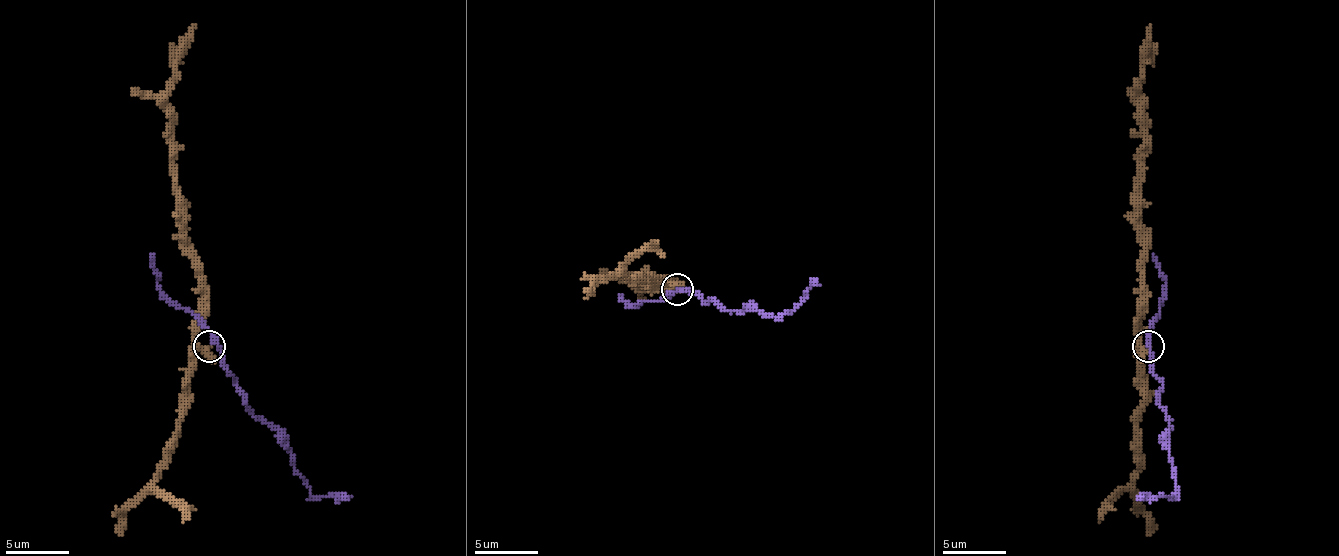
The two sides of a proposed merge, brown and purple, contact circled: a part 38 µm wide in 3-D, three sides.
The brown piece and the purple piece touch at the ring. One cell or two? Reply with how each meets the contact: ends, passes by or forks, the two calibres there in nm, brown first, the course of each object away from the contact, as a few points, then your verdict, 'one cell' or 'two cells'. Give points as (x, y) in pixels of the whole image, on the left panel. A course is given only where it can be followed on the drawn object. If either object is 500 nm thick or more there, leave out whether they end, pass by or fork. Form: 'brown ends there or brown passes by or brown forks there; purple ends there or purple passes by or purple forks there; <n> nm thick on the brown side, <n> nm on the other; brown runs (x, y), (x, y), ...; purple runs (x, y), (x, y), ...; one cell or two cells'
brown passes by; purple passes by; 300 nm thick on the brown side, 280 nm on the other; brown runs (208, 346), (195, 343), (202, 264), (189, 244), (183, 222), (167, 101), (176, 53), (195, 24); purple runs (211, 343), (218, 346), (243, 404), (281, 433), (281, 445), (310, 493), (348, 500); two cells

